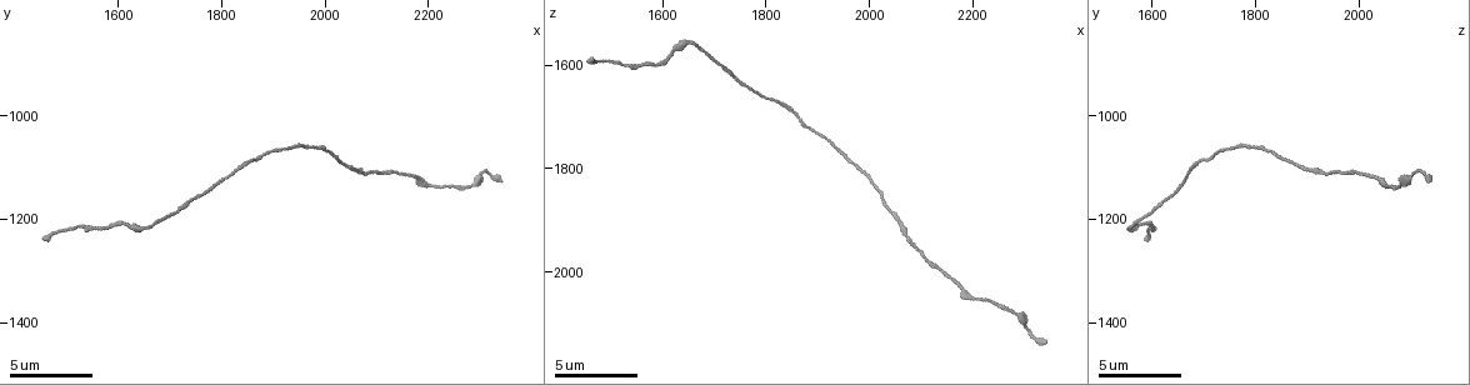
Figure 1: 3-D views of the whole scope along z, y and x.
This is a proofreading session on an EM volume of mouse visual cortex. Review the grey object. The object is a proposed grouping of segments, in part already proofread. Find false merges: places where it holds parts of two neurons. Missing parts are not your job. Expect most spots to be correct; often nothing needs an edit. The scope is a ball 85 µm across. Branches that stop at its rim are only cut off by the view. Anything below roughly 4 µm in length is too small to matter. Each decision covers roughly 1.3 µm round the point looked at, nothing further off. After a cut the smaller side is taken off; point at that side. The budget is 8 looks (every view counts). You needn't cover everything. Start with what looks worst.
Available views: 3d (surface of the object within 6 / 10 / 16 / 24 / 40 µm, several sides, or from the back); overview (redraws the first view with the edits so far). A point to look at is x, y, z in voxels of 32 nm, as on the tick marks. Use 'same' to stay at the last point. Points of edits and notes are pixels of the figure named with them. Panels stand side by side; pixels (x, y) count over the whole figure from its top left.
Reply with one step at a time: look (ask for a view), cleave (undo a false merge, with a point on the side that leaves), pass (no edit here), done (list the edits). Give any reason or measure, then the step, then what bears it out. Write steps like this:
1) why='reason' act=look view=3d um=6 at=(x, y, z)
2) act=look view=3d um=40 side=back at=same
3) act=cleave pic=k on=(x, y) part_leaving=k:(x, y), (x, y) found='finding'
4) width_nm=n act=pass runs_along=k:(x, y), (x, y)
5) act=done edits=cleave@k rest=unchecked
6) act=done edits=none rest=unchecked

why='narrows sharply' act=look view=3d um=10 at=(2150, 1115, 2000)

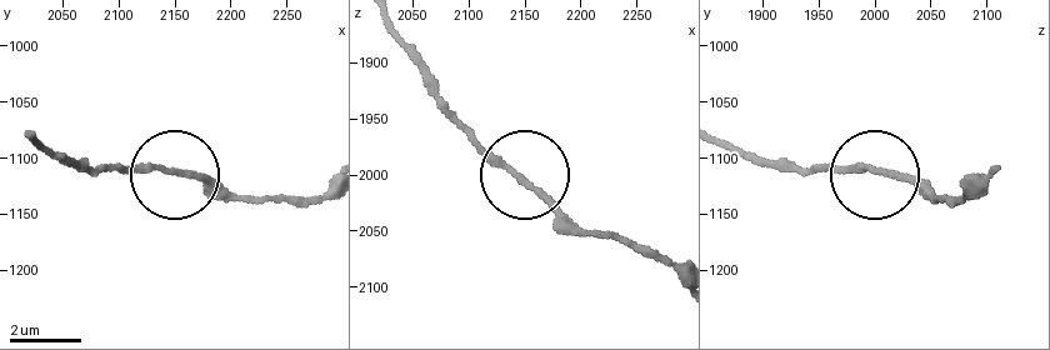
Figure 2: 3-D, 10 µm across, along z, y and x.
act=look view=3d um=6 at=(2152, 1112, 2008)

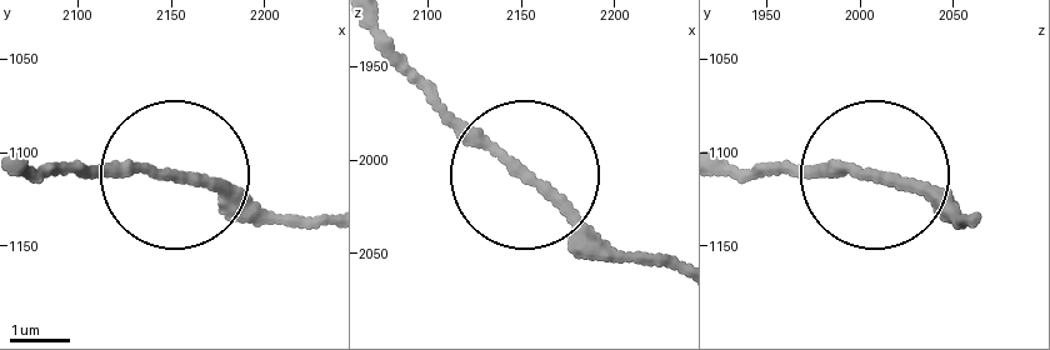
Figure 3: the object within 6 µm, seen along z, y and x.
width_nm=160 act=pass runs_along=3:(29, 174), (208, 179), (293, 223) found='all the same neuron'

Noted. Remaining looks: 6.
act=look view=3d um=10 at=(1940, 1055, 1765)

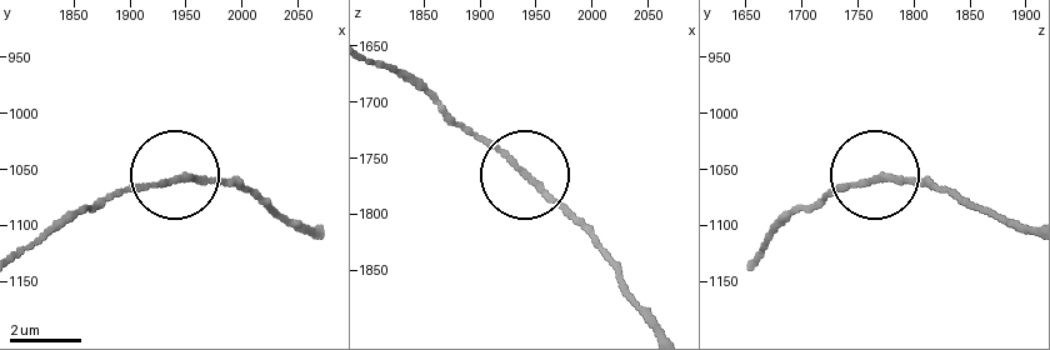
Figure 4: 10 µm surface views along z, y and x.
act=pass runs_along=4:(166, 178), (250, 186) found='one neuron here'

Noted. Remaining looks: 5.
why='calibre changes' act=look view=3d um=16 at=(2040, 1090, 1880)

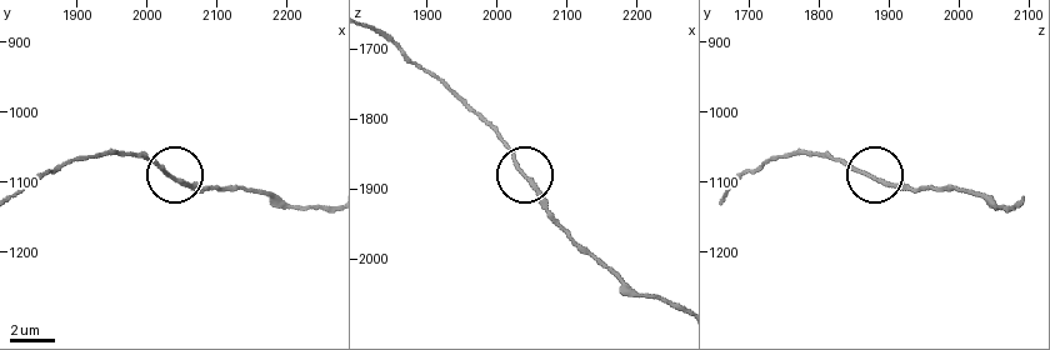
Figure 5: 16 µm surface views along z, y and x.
width_nm=160 act=pass runs_along=5:(791, 153), (825, 153), (913, 189) found='continuous, no second neuron'

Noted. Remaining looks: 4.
why='a narrow waist' act=look view=3d um=6 at=(1805, 1130, 1665)

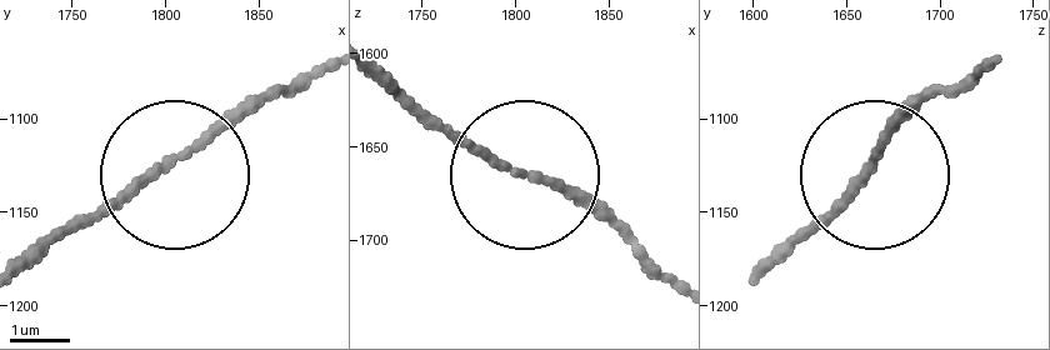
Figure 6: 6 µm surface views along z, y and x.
act=pass runs_along=6:(669, 281), (390, 76) found='one neuron here'

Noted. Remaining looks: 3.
act=done edits=none rest=unchecked

